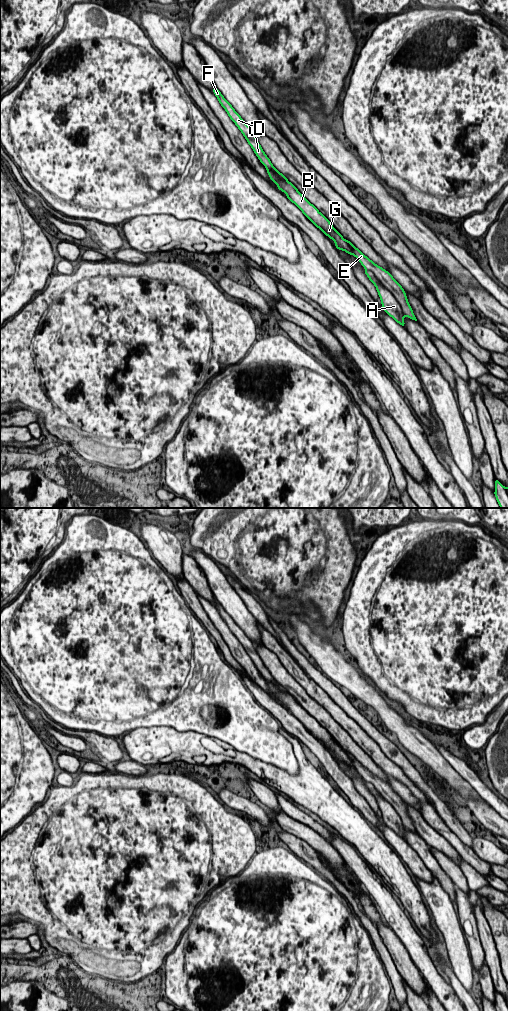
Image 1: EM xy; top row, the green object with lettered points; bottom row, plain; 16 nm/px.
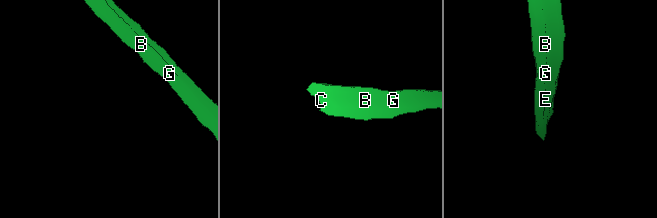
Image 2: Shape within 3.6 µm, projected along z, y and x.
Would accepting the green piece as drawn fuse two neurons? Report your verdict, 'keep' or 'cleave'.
cleave

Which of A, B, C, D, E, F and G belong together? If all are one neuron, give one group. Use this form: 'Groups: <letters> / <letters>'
Groups: A B G / C D E F

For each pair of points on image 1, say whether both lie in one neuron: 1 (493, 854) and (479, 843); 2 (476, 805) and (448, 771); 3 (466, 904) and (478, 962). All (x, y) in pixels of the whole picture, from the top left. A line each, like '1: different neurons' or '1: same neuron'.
1: same neuron
2: different neurons
3: same neuron

